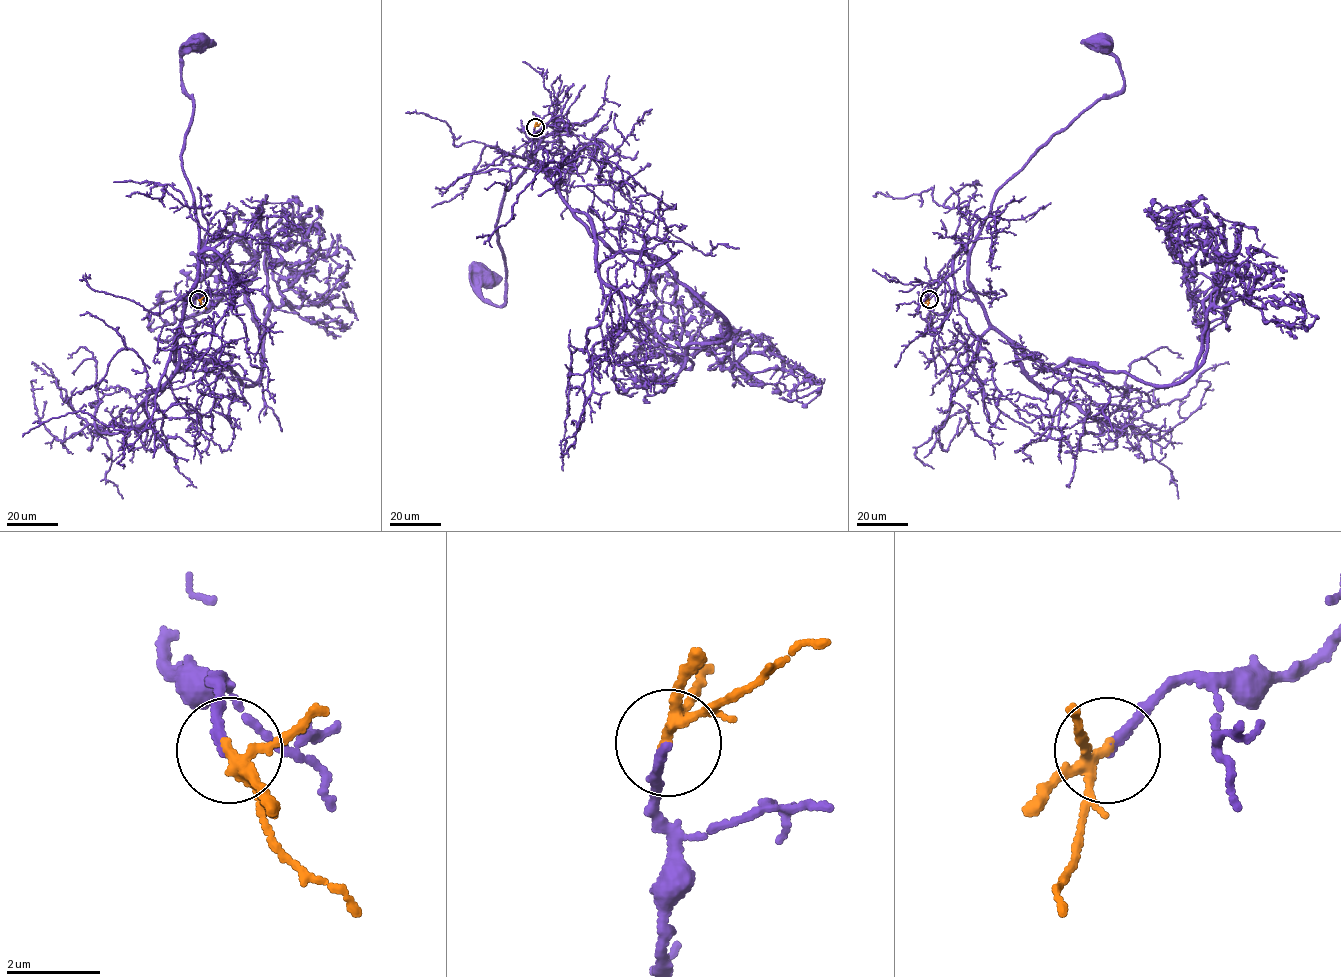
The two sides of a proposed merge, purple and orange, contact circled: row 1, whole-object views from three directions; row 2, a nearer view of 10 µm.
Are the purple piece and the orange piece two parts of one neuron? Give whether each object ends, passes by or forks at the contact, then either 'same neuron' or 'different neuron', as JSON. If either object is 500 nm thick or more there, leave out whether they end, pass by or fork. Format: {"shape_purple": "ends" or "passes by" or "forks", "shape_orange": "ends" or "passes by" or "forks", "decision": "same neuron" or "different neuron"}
{"shape_purple": "ends", "shape_orange": "forks", "decision": "same neuron"}

